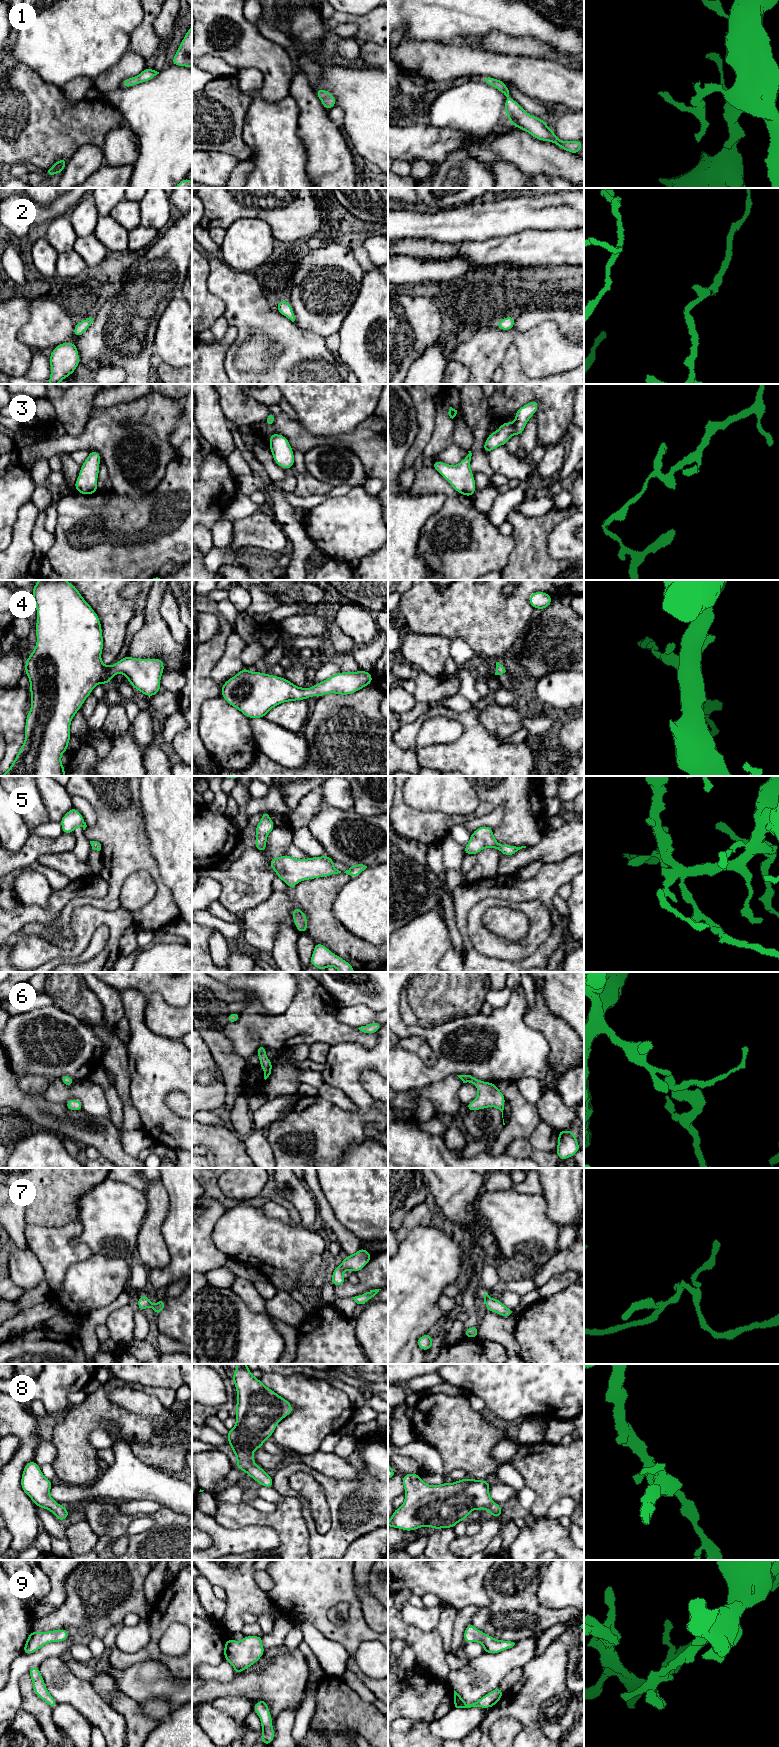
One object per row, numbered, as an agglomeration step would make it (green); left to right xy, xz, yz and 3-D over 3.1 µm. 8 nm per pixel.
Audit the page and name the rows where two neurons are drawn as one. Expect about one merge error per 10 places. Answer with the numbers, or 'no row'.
no row

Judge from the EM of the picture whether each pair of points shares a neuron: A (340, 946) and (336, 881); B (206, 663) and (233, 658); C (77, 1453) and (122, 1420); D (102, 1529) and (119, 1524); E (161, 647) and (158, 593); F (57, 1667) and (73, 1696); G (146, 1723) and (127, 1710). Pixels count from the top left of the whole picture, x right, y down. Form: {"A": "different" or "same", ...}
{"A": "same", "B": "different", "C": "same", "D": "same", "E": "same", "F": "same", "G": "same"}

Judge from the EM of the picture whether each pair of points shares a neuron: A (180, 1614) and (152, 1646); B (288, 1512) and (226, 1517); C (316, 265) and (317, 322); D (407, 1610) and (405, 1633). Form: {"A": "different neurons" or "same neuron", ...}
{"A": "same neuron", "B": "same neuron", "C": "same neuron", "D": "different neurons"}

